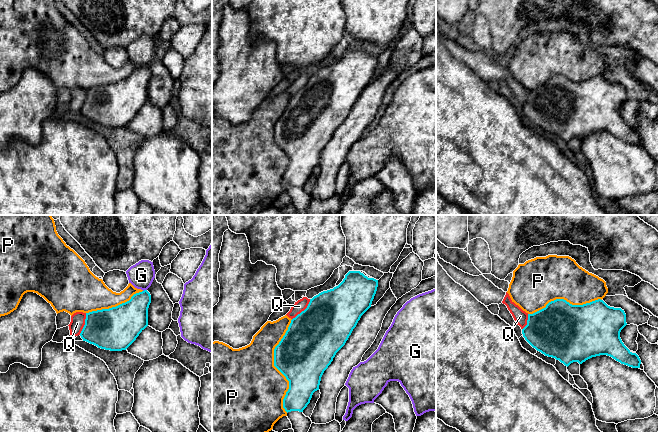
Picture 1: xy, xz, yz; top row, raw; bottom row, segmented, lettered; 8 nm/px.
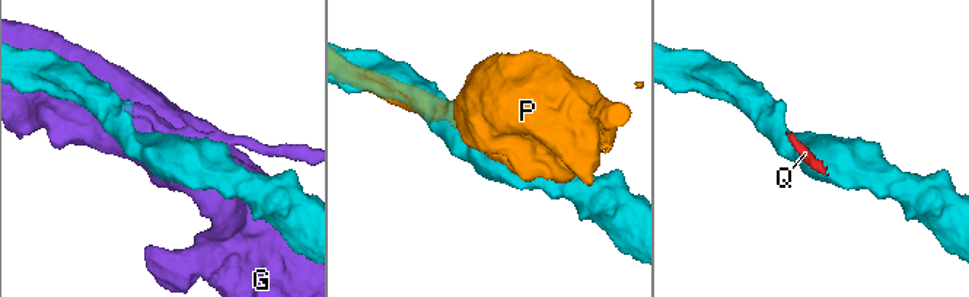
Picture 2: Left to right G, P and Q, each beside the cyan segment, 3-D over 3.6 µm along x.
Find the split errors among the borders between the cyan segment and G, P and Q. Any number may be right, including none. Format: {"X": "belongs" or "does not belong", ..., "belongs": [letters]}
{"G": "does not belong", "P": "does not belong", "Q": "does not belong", "belongs": []}

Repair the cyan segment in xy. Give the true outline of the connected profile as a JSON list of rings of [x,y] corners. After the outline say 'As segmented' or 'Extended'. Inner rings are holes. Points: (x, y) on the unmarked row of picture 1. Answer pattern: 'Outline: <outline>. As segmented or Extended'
Outline: [[[144,66],[116,83],[86,89],[80,112],[101,125],[126,126],[148,102],[150,79],[151,71]]]. As segmented

